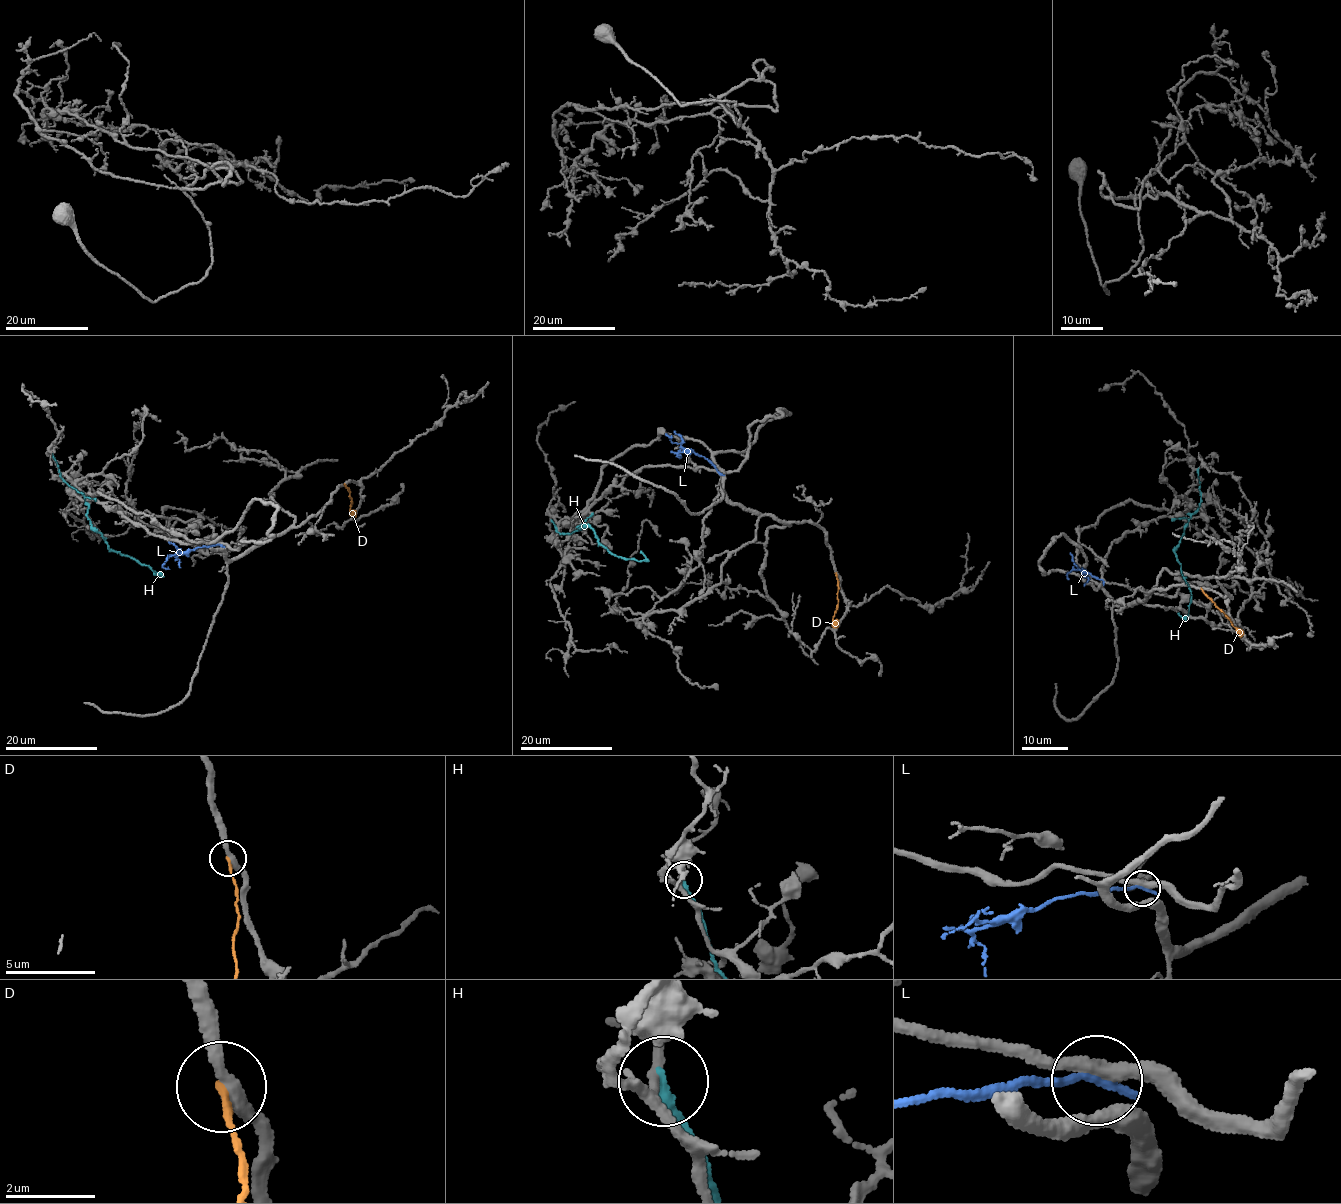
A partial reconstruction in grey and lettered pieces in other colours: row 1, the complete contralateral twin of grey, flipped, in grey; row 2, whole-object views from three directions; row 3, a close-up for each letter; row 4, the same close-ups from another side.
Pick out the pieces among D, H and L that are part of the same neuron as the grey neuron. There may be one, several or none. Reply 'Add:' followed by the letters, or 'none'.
Add: none

